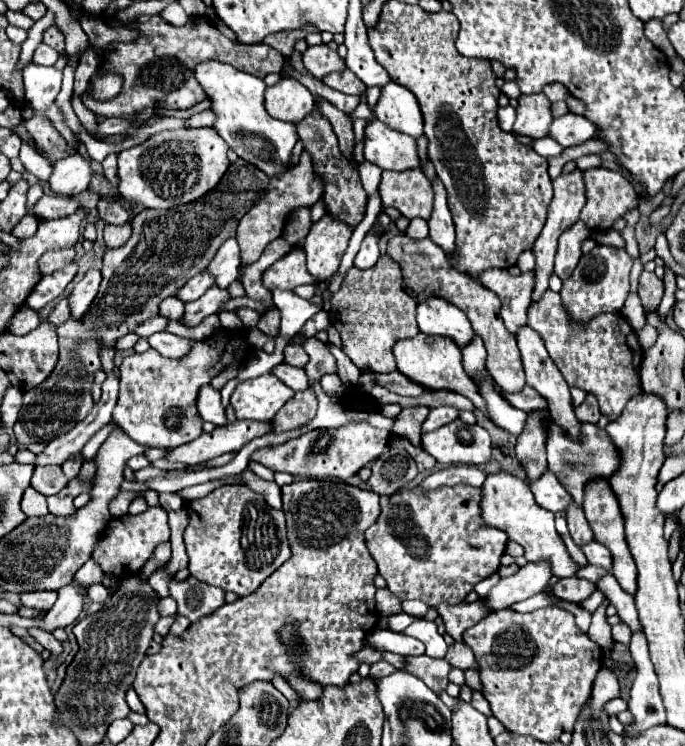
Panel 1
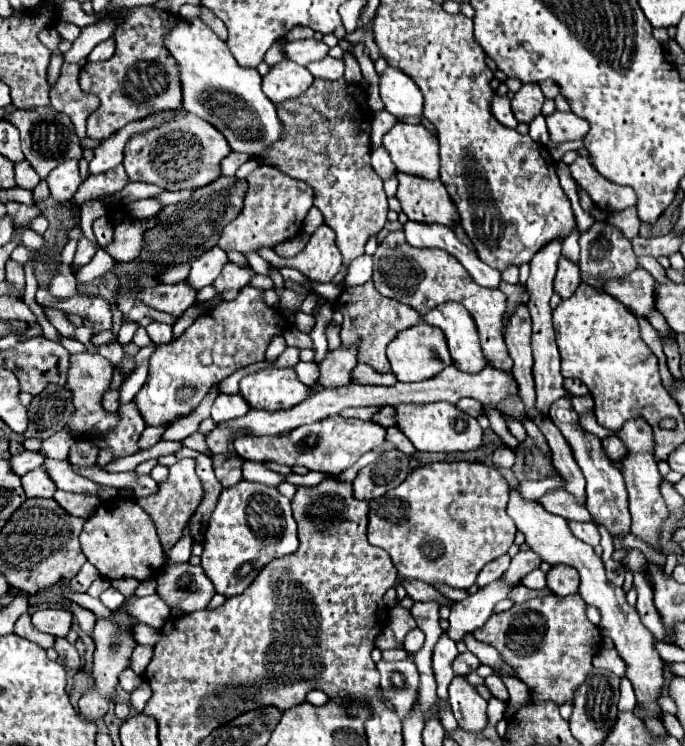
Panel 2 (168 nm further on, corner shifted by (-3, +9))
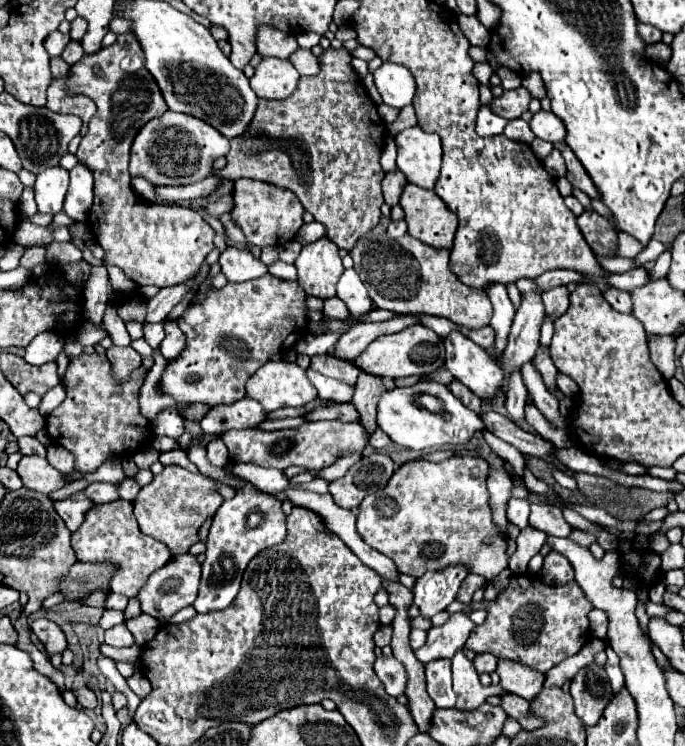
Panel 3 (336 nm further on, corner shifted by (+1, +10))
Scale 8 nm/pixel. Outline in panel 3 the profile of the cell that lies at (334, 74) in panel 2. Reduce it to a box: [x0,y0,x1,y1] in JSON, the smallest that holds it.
[289,48,319,74]

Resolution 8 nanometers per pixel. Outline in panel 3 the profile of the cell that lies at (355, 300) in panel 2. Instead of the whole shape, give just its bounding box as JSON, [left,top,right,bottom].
[353,372,385,436]

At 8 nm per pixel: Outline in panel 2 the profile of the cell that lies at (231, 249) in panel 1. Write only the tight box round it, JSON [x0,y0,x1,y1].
[187,247,229,289]

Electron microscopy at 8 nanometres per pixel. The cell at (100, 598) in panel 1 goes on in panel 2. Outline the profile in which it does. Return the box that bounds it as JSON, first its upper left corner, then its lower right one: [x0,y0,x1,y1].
[99,587,125,611]

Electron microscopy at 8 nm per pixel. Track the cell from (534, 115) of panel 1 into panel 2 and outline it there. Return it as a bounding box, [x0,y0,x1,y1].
[511,83,545,123]

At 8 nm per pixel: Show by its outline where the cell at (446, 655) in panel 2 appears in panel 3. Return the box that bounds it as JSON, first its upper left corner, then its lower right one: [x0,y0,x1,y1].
[425,660,457,708]

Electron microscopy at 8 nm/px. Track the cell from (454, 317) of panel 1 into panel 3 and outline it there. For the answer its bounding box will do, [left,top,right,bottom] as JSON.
[445,332,503,400]

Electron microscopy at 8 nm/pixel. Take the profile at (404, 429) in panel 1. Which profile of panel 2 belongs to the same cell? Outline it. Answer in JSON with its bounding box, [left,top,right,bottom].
[373,407,397,427]

